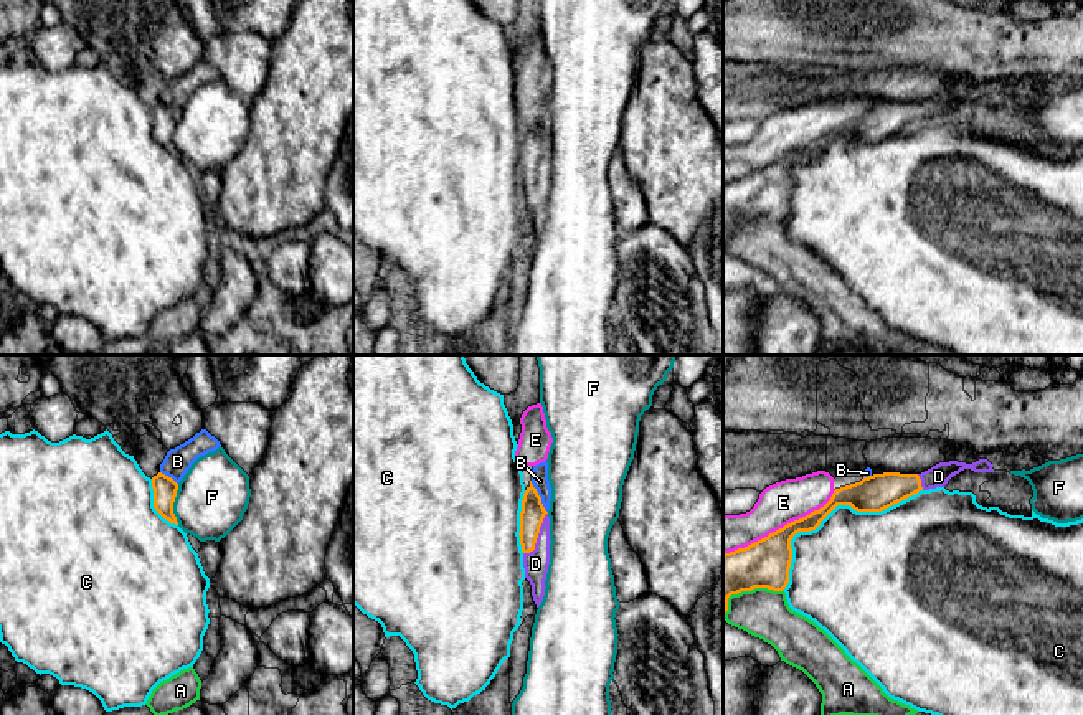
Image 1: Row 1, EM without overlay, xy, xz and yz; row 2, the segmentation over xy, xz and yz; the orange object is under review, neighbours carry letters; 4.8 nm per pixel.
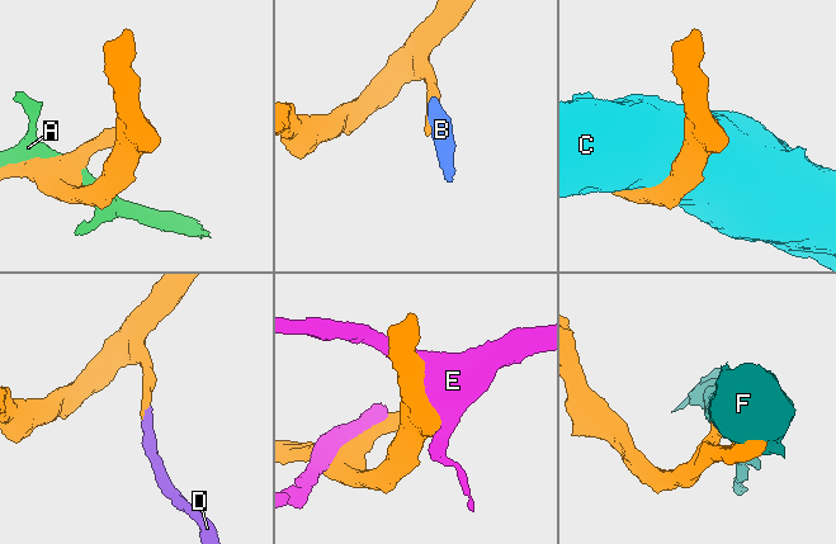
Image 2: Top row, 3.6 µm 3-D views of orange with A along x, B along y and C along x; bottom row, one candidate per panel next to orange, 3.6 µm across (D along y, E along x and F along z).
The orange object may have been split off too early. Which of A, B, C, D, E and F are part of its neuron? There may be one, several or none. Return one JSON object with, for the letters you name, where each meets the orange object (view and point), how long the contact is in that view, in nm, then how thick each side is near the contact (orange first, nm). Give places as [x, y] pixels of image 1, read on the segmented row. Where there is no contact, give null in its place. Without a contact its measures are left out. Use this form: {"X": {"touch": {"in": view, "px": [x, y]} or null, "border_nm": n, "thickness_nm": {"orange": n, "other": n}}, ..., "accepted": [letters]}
{"D": {"touch": {"in": "xz", "px": [537, 535]}, "border_nm": 240, "thickness_nm": {"orange": 120, "other": 120}}, "accepted": ["D"]}

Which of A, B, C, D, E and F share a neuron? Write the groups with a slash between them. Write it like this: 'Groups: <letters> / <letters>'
Groups: A / B E / C / D / F

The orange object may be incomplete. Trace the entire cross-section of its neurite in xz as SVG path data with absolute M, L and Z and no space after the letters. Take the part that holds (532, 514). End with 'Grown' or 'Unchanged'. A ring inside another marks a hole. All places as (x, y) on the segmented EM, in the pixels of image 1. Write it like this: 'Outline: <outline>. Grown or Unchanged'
Outline: M532 481L522 500L520 545L523 552L525 578L532 585L537 608L545 596L545 580L550 565L550 517Z. Grown

